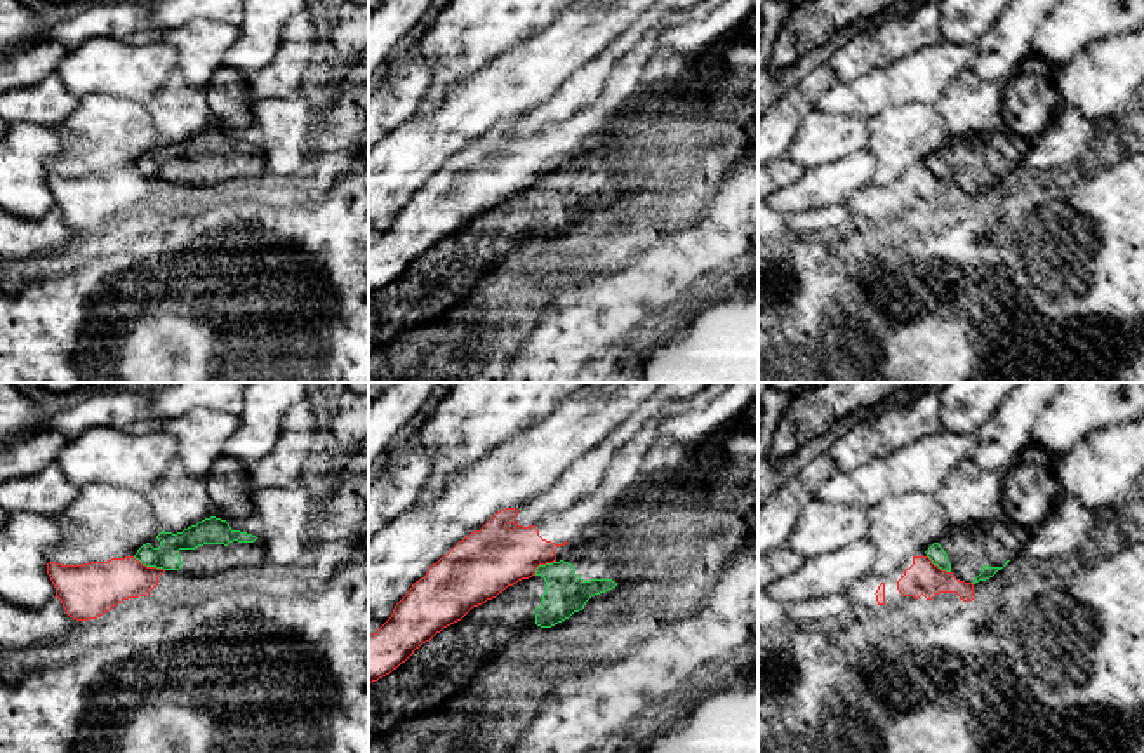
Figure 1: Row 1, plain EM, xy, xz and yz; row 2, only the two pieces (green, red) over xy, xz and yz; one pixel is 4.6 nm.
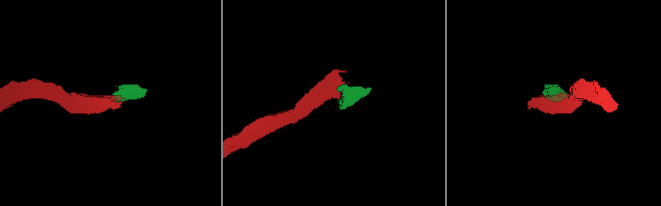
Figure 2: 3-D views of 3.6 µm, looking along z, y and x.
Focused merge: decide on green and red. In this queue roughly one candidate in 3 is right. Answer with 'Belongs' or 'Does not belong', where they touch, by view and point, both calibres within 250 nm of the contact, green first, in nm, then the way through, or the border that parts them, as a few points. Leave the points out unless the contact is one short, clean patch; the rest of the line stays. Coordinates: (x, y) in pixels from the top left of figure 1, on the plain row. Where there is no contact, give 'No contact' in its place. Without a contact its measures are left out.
Does not belong. Touches green at xy (148, 176). Thickness 120 nm (green) against 220 nm. Boundary: xy (133, 167), (164, 181)

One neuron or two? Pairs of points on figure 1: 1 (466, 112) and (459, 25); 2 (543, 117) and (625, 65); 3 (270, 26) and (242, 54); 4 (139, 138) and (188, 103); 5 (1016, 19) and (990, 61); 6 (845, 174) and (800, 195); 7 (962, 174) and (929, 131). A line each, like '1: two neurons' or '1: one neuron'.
1: two neurons
2: two neurons
3: one neuron
4: two neurons
5: one neuron
6: one neuron
7: two neurons

